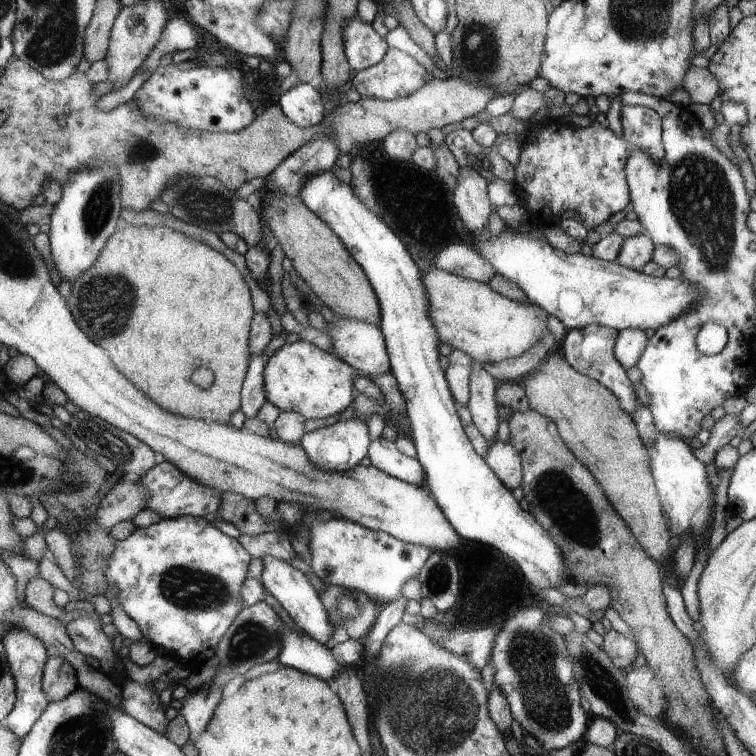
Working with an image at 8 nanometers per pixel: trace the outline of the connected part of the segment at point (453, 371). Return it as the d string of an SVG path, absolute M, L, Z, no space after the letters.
M453 349L452 354L448 357L450 365L445 372L450 389L458 404L467 406L469 402L469 381L474 360L466 352L459 349Z

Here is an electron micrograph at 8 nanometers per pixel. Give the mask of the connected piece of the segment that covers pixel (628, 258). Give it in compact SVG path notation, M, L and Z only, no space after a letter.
M645 232L624 239L617 264L634 270L645 267L653 260L653 252L656 250L656 242Z

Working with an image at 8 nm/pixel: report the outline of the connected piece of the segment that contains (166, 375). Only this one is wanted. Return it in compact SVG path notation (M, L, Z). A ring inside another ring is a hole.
M129 221L121 222L118 225L118 230L113 233L113 236L105 245L97 262L84 275L81 275L72 282L68 306L72 310L77 324L84 330L86 336L95 344L102 344L102 348L106 348L106 352L110 352L110 356L114 356L114 367L126 379L130 378L130 382L136 388L142 388L142 392L146 392L146 396L159 408L162 408L162 411L183 418L199 419L208 423L225 423L228 425L232 415L241 410L241 389L244 387L245 377L248 375L249 363L252 359L250 340L253 317L256 315L257 310L256 306L252 303L250 288L244 282L242 274L220 252L216 252L210 246L200 244L200 242L196 242L196 240L192 240L192 238L172 230L172 228L166 228L166 226L156 226L156 228L150 226L148 228L146 225L132 226ZM198 368L212 370L214 373L214 382L206 390L202 390L202 388L199 388L192 382L192 374Z

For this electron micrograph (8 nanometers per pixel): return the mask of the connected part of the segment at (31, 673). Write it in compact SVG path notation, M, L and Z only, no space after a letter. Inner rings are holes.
M13 629L1 642L5 647L6 661L15 681L15 704L7 717L6 727L22 740L51 702L42 687L43 669L49 655L42 642L23 629Z

